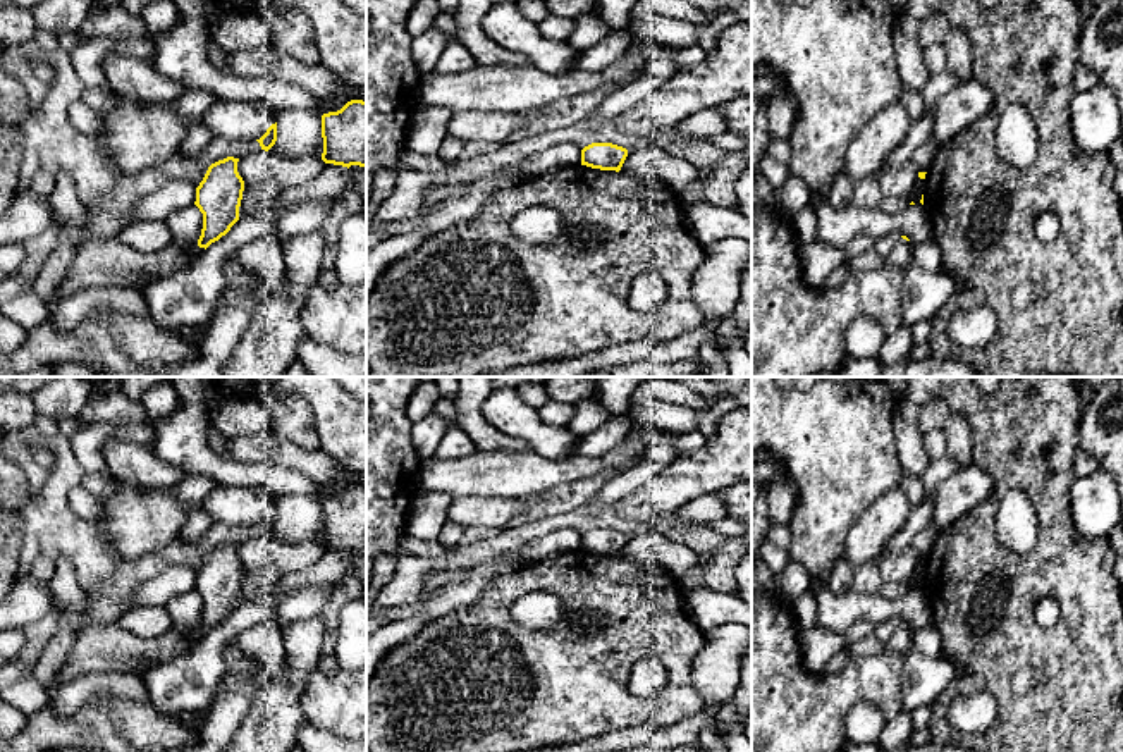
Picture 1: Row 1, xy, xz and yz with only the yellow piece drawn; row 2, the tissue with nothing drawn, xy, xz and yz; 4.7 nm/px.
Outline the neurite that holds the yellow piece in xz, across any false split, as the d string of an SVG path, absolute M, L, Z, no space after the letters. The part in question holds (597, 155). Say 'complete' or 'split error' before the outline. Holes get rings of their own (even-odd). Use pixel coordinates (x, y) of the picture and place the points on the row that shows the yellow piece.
complete; M592 143L581 150L581 165L619 172L628 150L612 143Z

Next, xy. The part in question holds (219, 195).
split error; M227 157L212 163L196 188L194 205L203 213L196 244L170 244L158 253L139 253L115 239L83 241L60 282L58 294L84 287L143 289L143 277L155 280L189 268L201 251L225 236L239 220L244 181L237 172L239 158Z

